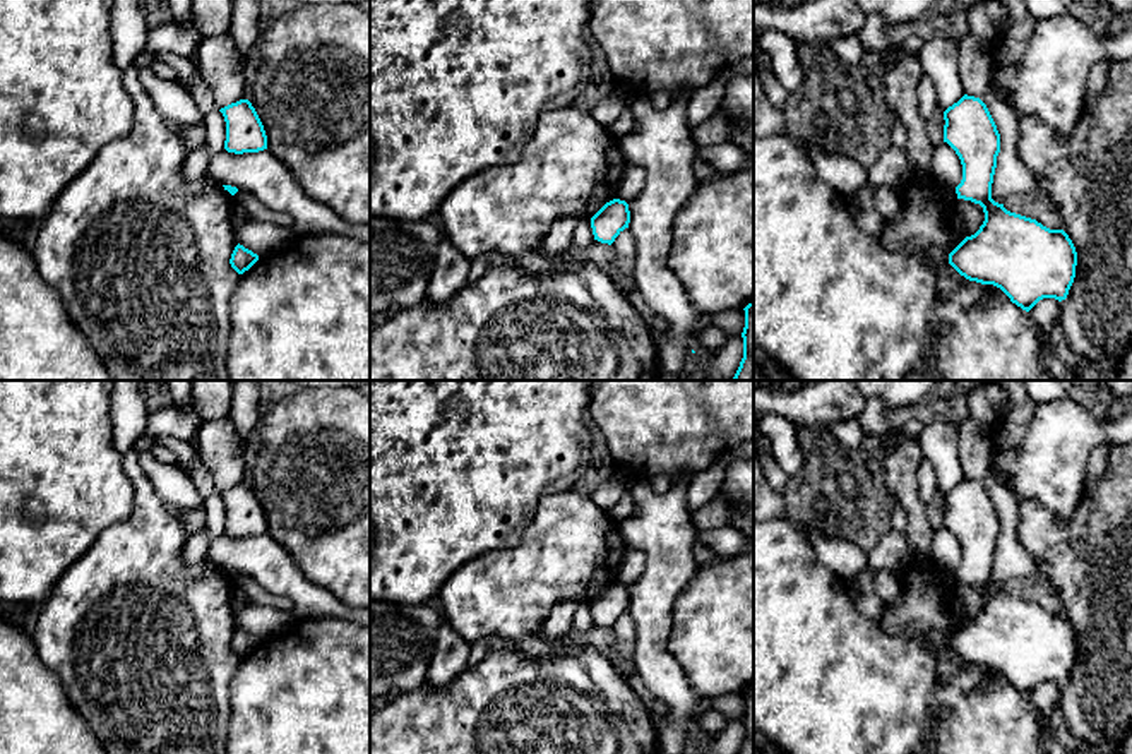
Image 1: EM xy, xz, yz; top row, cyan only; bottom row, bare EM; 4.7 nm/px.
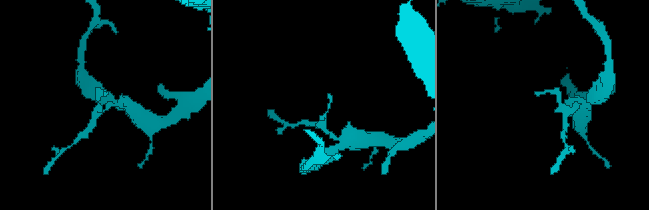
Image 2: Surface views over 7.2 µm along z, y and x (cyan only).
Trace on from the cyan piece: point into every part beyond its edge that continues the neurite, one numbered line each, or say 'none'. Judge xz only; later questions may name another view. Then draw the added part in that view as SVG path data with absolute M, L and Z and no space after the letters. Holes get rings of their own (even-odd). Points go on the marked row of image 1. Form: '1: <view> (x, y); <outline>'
none

